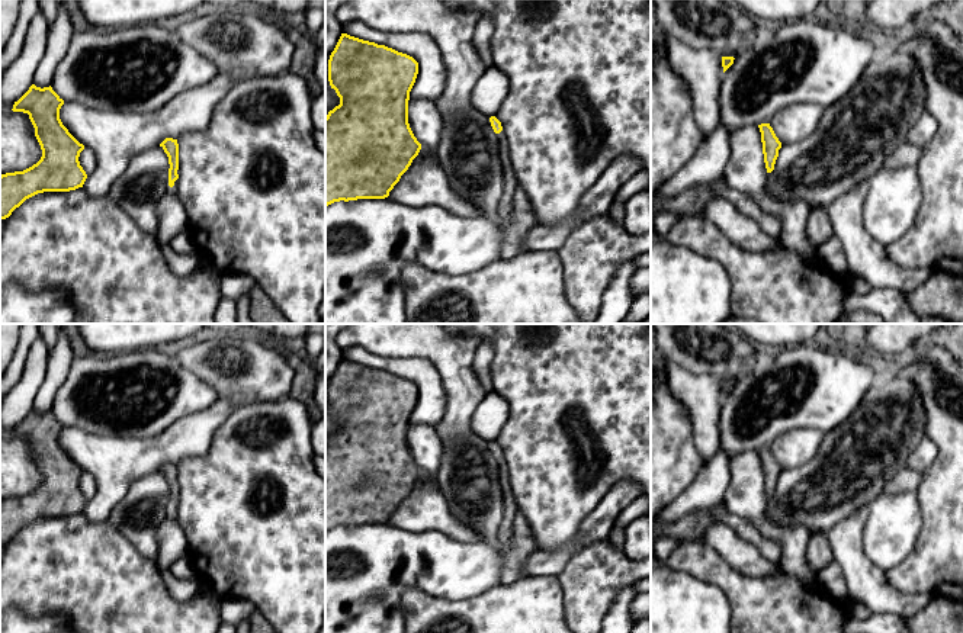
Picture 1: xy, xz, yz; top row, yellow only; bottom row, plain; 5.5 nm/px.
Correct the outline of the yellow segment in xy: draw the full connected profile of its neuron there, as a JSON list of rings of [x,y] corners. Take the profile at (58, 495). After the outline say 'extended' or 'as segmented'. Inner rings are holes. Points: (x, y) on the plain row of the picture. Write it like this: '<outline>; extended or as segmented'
[[[52,412],[29,415],[13,430],[0,425],[0,437],[23,437],[35,453],[42,482],[23,497],[0,501],[0,544],[6,544],[26,524],[44,517],[70,517],[83,512],[87,499],[78,482],[84,475],[62,450],[60,434],[64,425]]]; extended

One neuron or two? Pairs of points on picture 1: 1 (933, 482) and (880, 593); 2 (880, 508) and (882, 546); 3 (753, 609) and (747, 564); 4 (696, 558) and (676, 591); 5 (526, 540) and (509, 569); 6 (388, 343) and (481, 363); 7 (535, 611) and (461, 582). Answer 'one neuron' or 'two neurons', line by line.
1: two neurons
2: one neuron
3: two neurons
4: two neurons
5: one neuron
6: two neurons
7: two neurons

